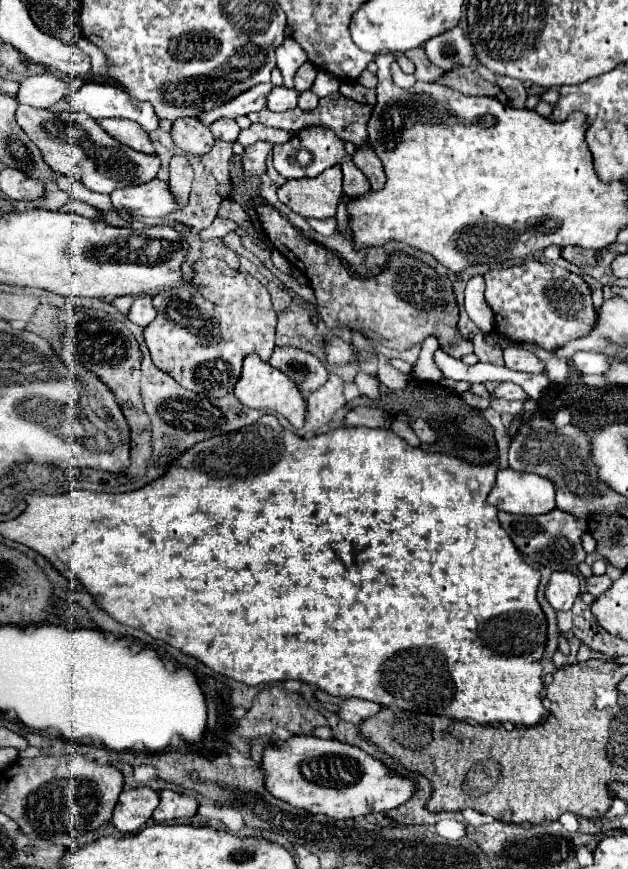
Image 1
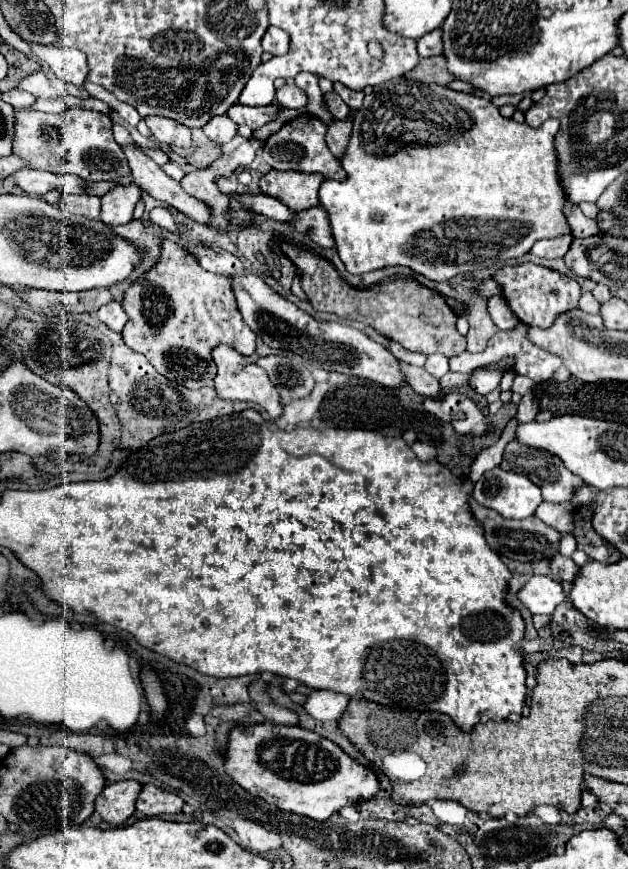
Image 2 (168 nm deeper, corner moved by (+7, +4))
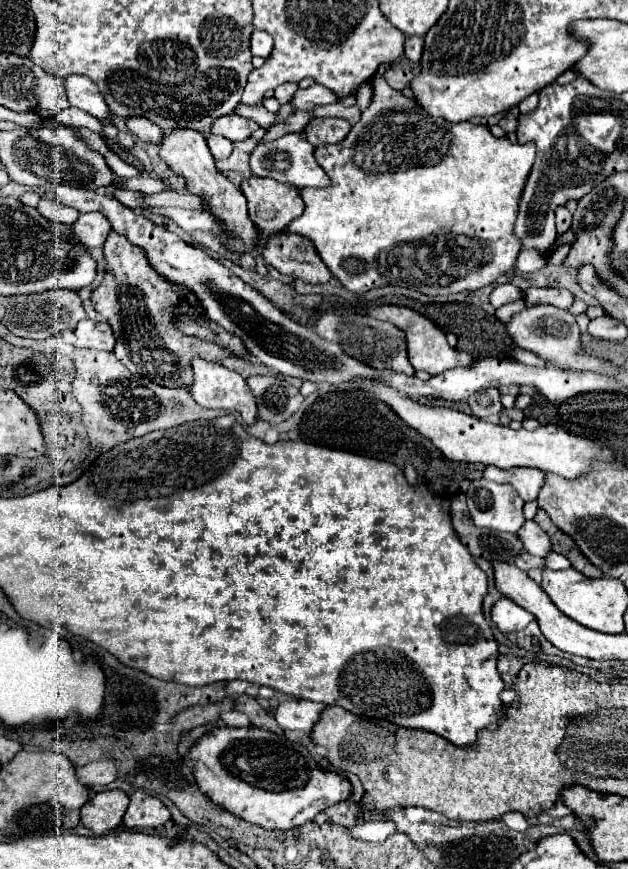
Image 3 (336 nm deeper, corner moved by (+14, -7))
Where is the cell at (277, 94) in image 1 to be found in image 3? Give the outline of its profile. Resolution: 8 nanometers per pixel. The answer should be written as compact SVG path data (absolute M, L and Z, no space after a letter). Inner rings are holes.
M314 84L308 90L298 90L290 104L294 110L312 110L318 104L334 104L336 100L338 98L334 96L334 92L322 88L320 84Z

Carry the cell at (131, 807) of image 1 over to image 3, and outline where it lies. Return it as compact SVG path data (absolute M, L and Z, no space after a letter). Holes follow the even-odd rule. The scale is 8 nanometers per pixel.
M106 790L98 792L94 798L90 798L82 810L82 824L90 828L94 834L106 834L114 830L128 808L128 794L122 790Z

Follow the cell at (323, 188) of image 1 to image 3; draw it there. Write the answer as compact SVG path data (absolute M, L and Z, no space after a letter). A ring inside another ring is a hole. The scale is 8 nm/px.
M252 176L242 180L242 194L248 200L250 220L260 226L266 236L286 228L304 212L300 190L272 178Z

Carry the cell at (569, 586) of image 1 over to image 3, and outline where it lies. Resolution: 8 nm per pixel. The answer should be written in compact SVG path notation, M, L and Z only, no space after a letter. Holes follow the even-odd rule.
M502 598L492 606L492 620L498 624L502 632L510 634L524 630L534 620L534 616L526 612L522 606L514 604L510 598Z

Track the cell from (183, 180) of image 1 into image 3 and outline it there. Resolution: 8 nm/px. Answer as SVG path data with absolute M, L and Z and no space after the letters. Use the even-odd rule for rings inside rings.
M112 232L110 240L106 240L106 244L104 244L104 256L108 260L106 276L104 276L104 282L100 284L100 288L94 290L92 300L94 300L94 308L114 328L114 334L116 334L114 354L130 372L146 376L148 380L154 380L156 384L166 386L166 388L190 388L192 382L194 382L194 370L190 366L192 358L202 356L202 358L206 358L210 362L220 362L224 358L236 356L234 352L218 346L216 342L210 342L210 340L204 340L204 338L198 338L198 336L188 336L188 334L180 332L174 326L174 318L176 316L188 316L192 320L202 322L204 320L204 308L202 308L198 296L192 290L188 290L188 288L184 288L180 284L174 284L174 282L166 280L164 276L160 276L150 266L144 248L138 248L136 244L126 240L126 236L118 234L118 232Z

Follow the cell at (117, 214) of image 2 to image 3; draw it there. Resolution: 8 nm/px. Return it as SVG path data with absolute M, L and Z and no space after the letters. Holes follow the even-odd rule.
M88 212L80 214L80 218L72 224L72 230L82 240L82 244L86 244L88 248L96 248L106 242L108 234L112 232L112 226L100 212Z

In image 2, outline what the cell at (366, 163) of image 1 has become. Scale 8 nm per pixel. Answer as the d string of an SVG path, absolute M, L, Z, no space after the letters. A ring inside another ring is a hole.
M333 119L333 121L327 125L325 143L327 143L329 151L331 151L335 157L341 157L341 155L345 153L345 147L347 147L347 143L349 143L349 137L351 137L351 119L343 119L343 121Z

